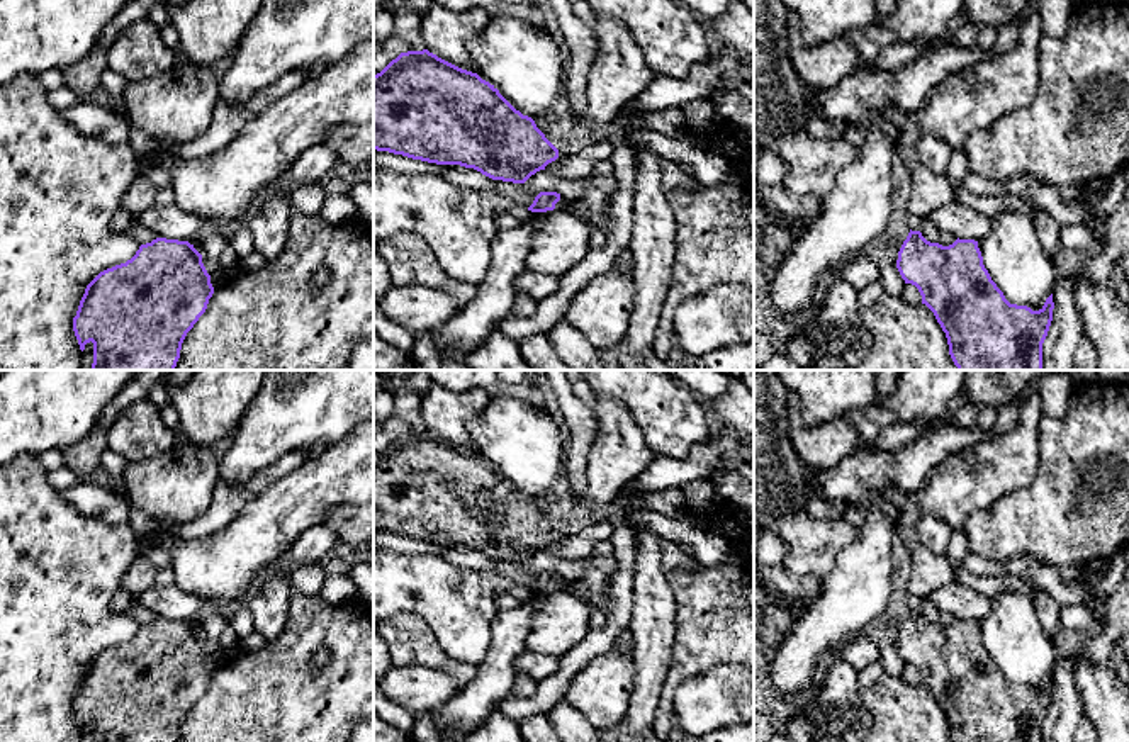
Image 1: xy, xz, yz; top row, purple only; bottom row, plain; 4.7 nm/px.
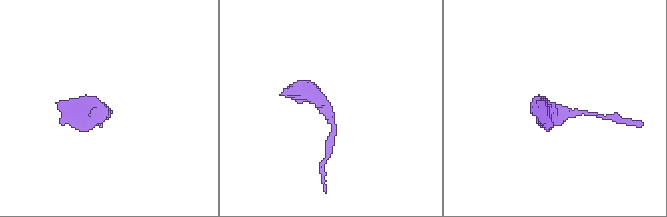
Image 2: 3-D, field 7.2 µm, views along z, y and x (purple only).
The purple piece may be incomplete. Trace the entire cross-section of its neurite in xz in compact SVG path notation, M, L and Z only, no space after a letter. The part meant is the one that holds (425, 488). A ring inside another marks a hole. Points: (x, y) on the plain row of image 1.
M428 430L401 433L380 453L374 455L374 530L436 545L460 545L492 560L513 564L525 564L559 538L559 530L536 508L535 501L516 491L494 465Z

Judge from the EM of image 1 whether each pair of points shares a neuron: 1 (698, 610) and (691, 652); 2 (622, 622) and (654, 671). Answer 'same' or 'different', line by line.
1: same
2: different

